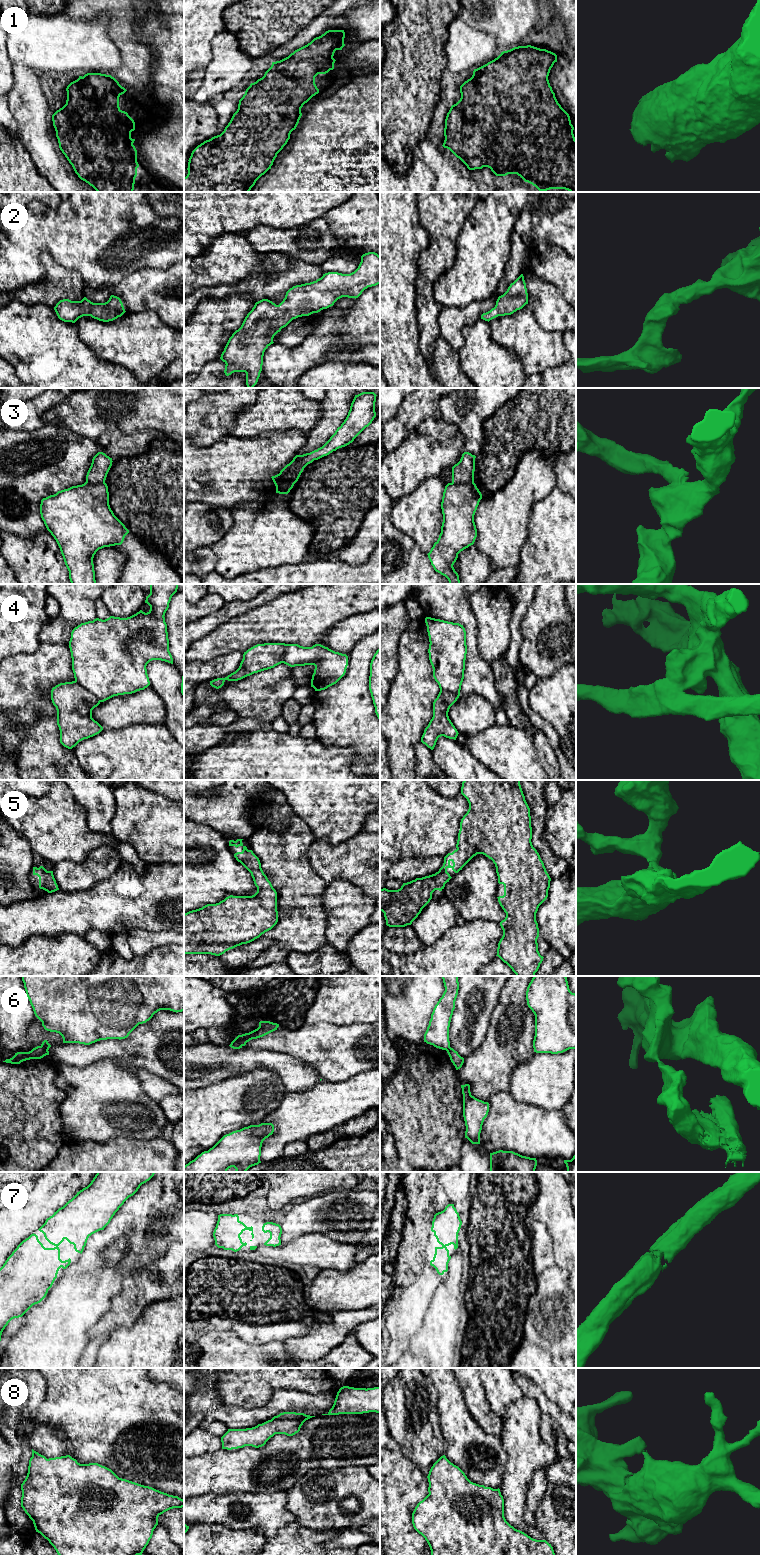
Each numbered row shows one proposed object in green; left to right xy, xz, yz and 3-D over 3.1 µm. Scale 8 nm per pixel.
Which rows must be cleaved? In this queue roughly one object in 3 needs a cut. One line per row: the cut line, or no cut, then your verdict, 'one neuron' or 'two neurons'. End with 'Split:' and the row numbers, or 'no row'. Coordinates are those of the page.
1: no cut; one neuron
2: no cut; one neuron
3: cut in yz along (473, 481), (452, 483); two neurons
4: cut in xy along (75, 680), (101, 701); two neurons
5: no cut; one neuron
6: cut in xz along (233, 1040), (241, 1046); two neurons
7: no cut; one neuron
8: no cut; one neuron
Split: 3, 4, 6

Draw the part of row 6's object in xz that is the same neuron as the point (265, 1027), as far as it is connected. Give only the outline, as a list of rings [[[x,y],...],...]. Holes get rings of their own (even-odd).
[[[260,1021],[259,1027],[249,1033],[238,1035],[233,1041],[241,1046],[245,1046],[252,1039],[263,1037],[279,1027],[279,1024],[270,1021]]]

